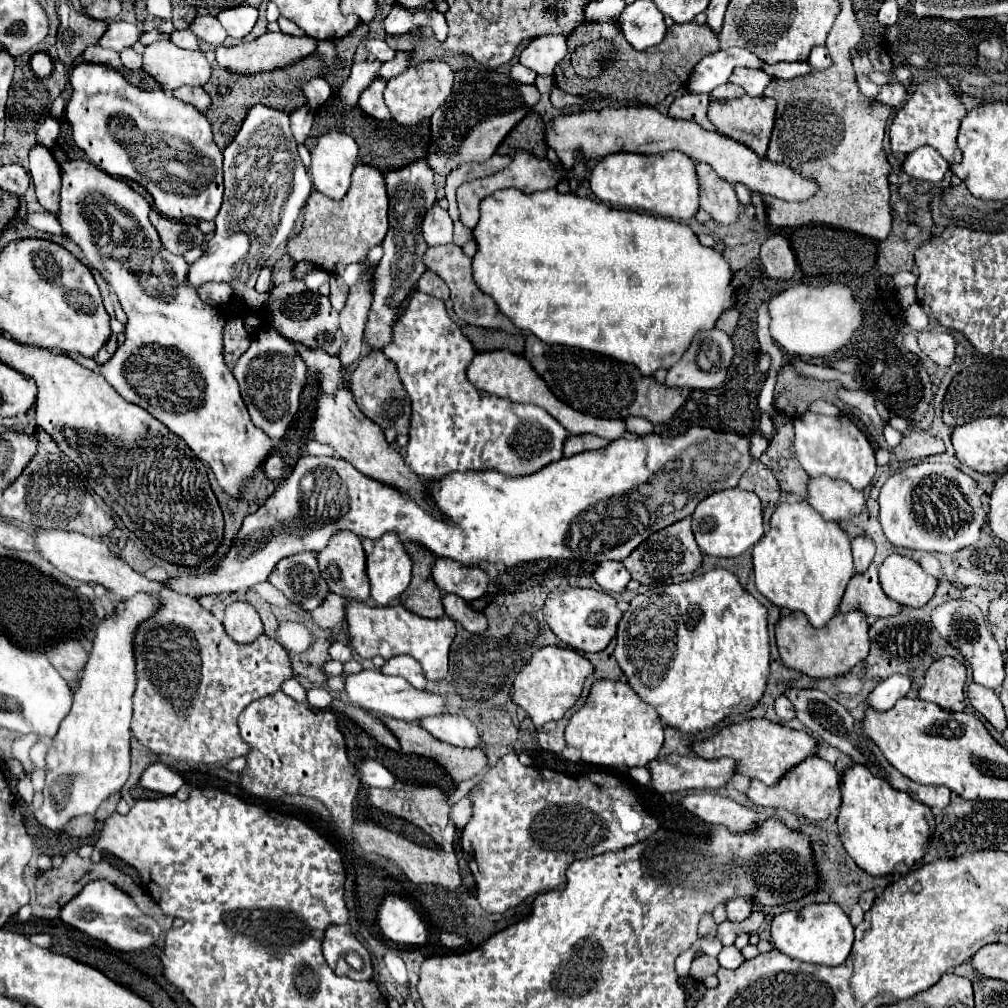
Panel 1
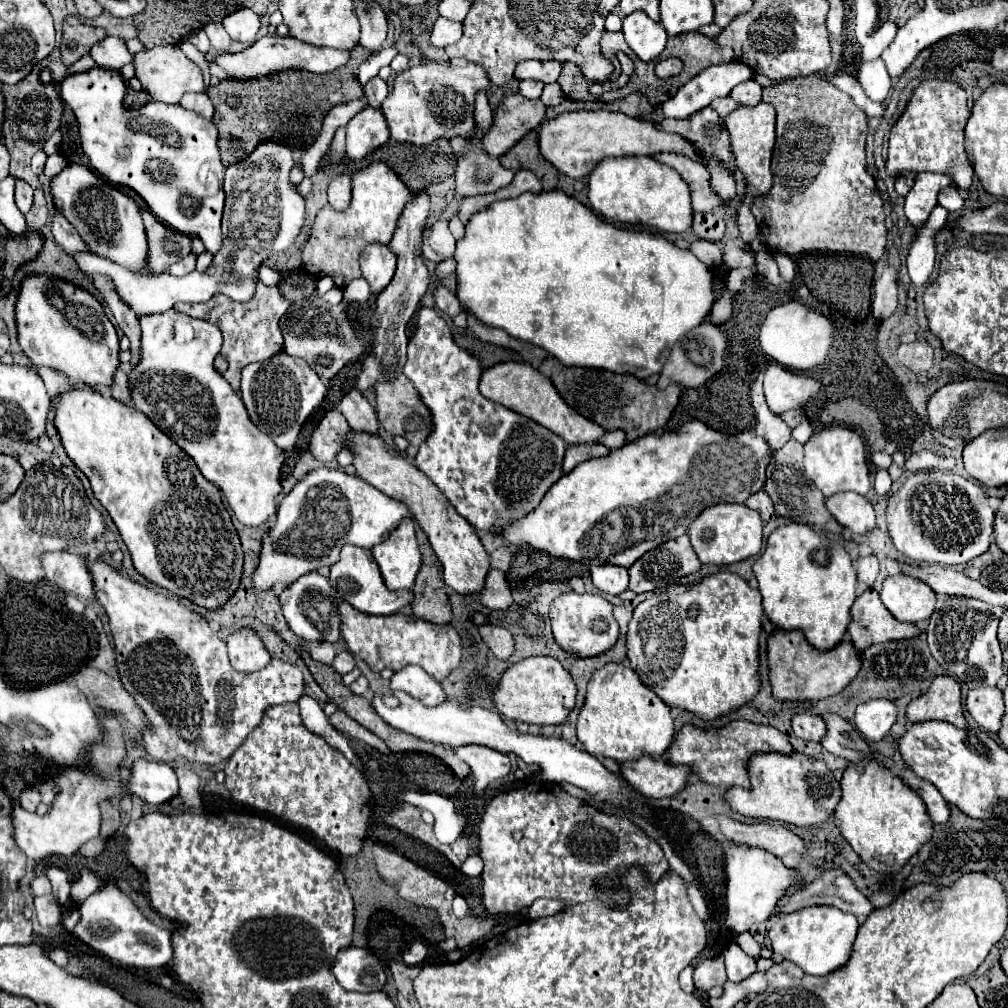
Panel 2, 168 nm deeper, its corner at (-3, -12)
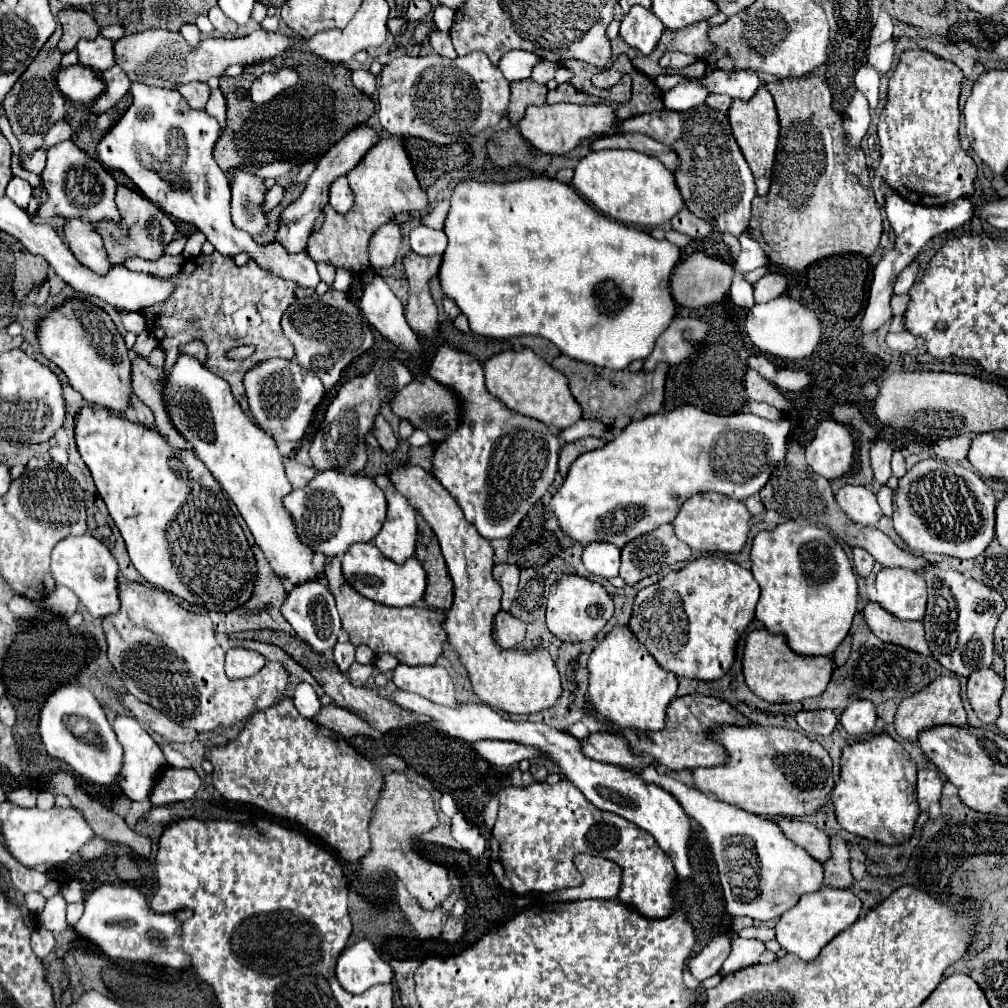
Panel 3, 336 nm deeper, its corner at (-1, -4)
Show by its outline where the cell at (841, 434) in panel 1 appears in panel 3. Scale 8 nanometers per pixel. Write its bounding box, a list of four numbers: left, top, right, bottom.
[806,420,854,480]

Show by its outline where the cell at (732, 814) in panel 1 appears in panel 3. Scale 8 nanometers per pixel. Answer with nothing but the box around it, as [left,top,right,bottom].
[776,818,830,862]

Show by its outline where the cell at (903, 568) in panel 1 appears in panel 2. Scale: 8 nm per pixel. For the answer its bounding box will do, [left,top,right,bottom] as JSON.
[880,574,936,624]

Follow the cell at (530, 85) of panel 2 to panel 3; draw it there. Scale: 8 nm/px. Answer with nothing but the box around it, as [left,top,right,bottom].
[532,60,558,84]

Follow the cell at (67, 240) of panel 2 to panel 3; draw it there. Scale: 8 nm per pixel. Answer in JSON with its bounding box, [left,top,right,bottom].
[64,220,112,276]

